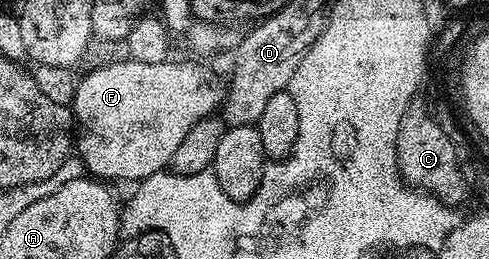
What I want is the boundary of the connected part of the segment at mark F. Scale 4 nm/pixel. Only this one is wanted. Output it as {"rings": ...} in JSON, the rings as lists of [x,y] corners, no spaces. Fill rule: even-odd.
{"rings":[[[167,60],[160,64],[144,64],[131,61],[87,71],[76,83],[76,95],[70,107],[78,127],[78,157],[85,171],[97,180],[138,184],[143,178],[171,167],[171,157],[181,147],[186,134],[203,118],[215,115],[225,97],[225,79],[192,62]]]}

